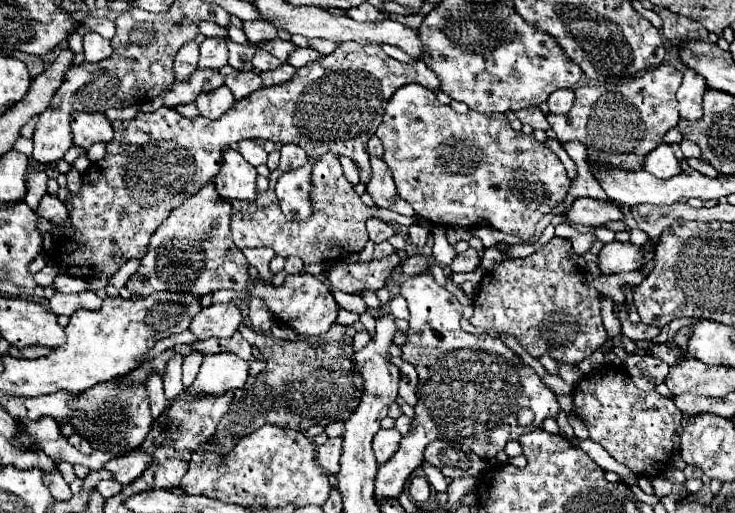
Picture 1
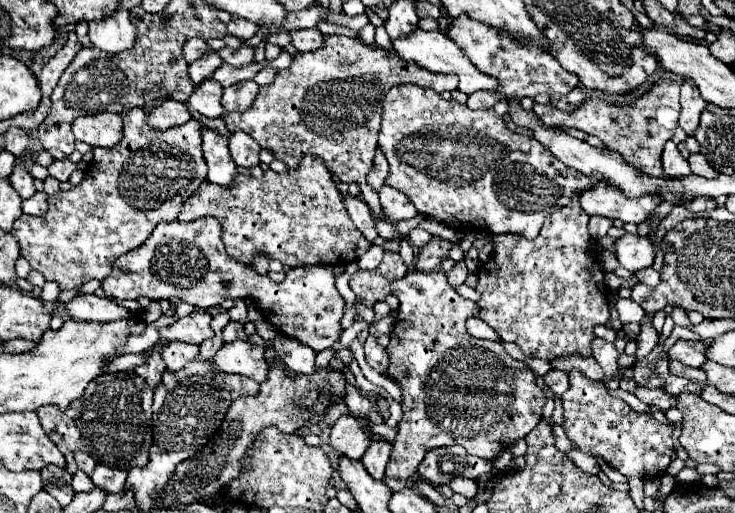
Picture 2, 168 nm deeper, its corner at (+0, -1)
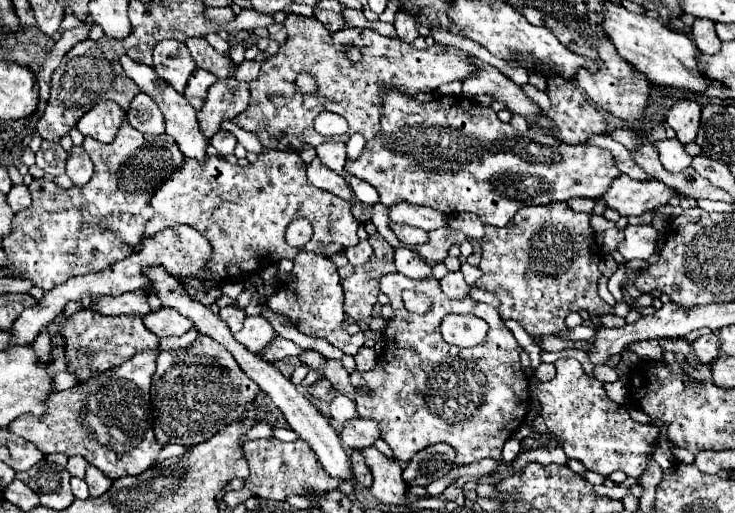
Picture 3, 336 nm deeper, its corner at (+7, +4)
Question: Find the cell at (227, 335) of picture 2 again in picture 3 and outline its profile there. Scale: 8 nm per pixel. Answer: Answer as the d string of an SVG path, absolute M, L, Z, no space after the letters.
M228 306L228 308L220 308L218 314L220 314L220 318L230 326L232 332L238 332L238 330L242 328L244 318L246 318L246 312L244 312L244 310L240 310L240 308L232 308L232 306Z

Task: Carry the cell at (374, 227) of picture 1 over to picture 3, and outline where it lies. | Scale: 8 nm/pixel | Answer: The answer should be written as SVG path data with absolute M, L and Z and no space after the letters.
M314 158L308 168L306 168L306 176L308 176L308 182L320 190L326 190L326 192L332 192L336 196L340 196L342 200L348 200L352 202L352 190L346 182L344 176L336 174L334 170L330 170L326 164L320 162L320 158Z

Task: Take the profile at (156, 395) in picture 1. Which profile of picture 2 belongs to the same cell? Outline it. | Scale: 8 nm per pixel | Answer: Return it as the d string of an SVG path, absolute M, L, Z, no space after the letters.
M157 347L149 349L149 359L145 365L137 366L133 371L141 377L145 377L146 383L153 389L157 389L161 385L161 375L165 371L165 363L161 359L161 353L157 351Z

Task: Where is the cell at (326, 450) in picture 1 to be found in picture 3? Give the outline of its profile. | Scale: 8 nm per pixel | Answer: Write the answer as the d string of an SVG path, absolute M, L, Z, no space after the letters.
M356 416L350 422L346 422L340 438L342 438L344 446L354 448L354 450L362 450L366 446L372 446L380 438L380 428L378 428L376 420Z

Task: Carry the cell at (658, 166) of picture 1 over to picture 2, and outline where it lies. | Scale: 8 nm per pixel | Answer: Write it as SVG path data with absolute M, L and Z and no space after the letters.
M667 141L665 149L663 149L663 155L661 155L661 161L663 161L663 171L669 177L681 177L681 175L691 173L689 163L679 155L677 145L673 141Z

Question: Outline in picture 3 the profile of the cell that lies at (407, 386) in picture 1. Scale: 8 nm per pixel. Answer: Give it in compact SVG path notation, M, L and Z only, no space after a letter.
M362 346L360 352L354 356L354 360L356 360L356 370L358 370L358 372L368 372L370 368L376 366L378 356L376 356L376 352L374 352L372 348Z

